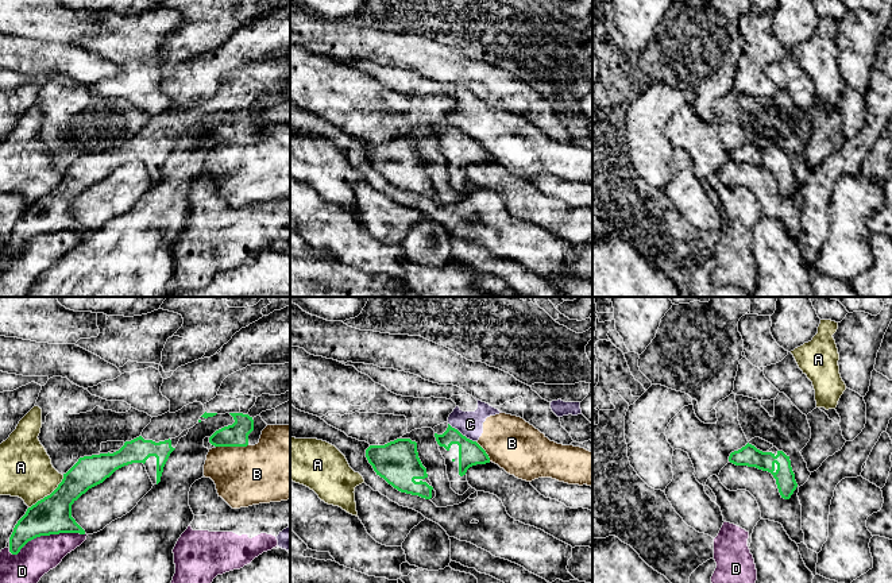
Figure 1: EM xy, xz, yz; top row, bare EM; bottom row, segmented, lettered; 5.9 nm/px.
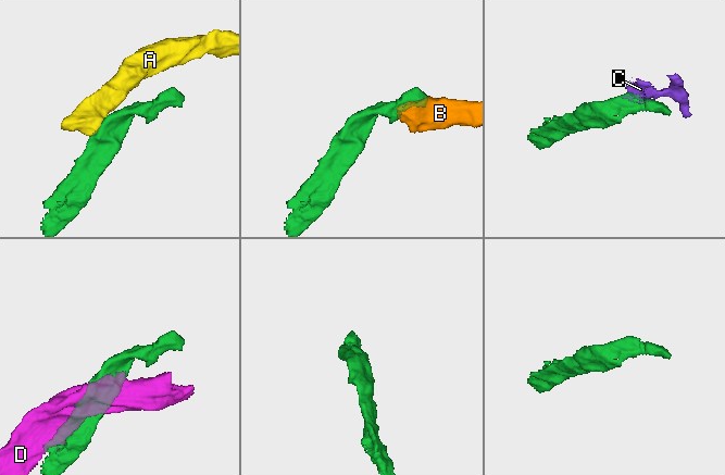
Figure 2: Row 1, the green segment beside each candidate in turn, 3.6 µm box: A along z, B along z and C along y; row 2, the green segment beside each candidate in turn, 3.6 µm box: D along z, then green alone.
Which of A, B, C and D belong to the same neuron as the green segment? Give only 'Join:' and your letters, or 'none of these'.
Join: none of these

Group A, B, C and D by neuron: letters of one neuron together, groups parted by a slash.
A / B C / D

